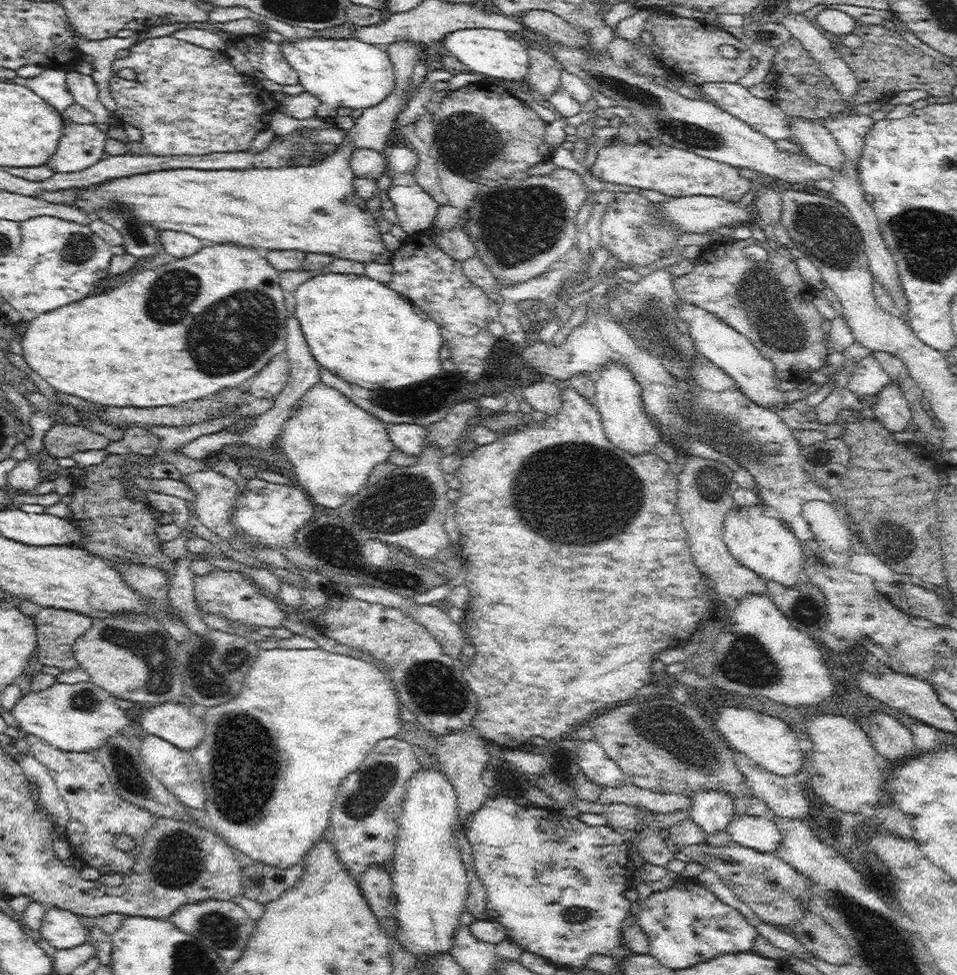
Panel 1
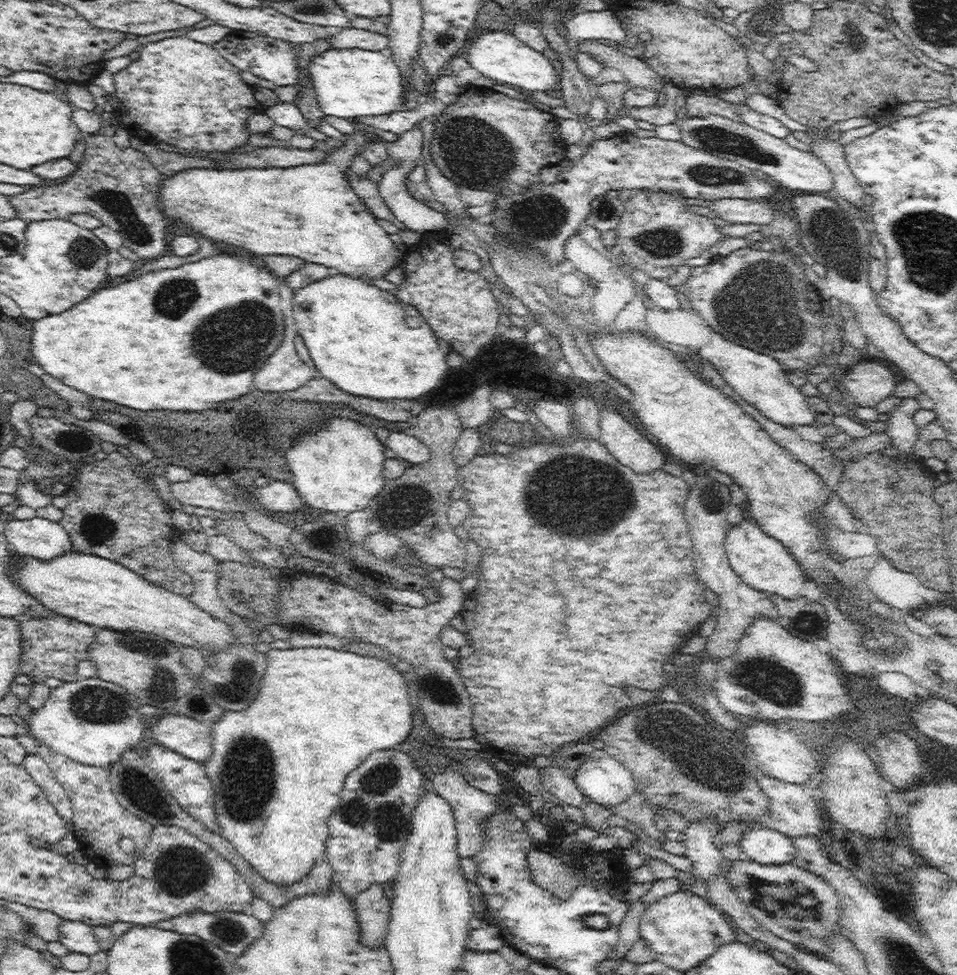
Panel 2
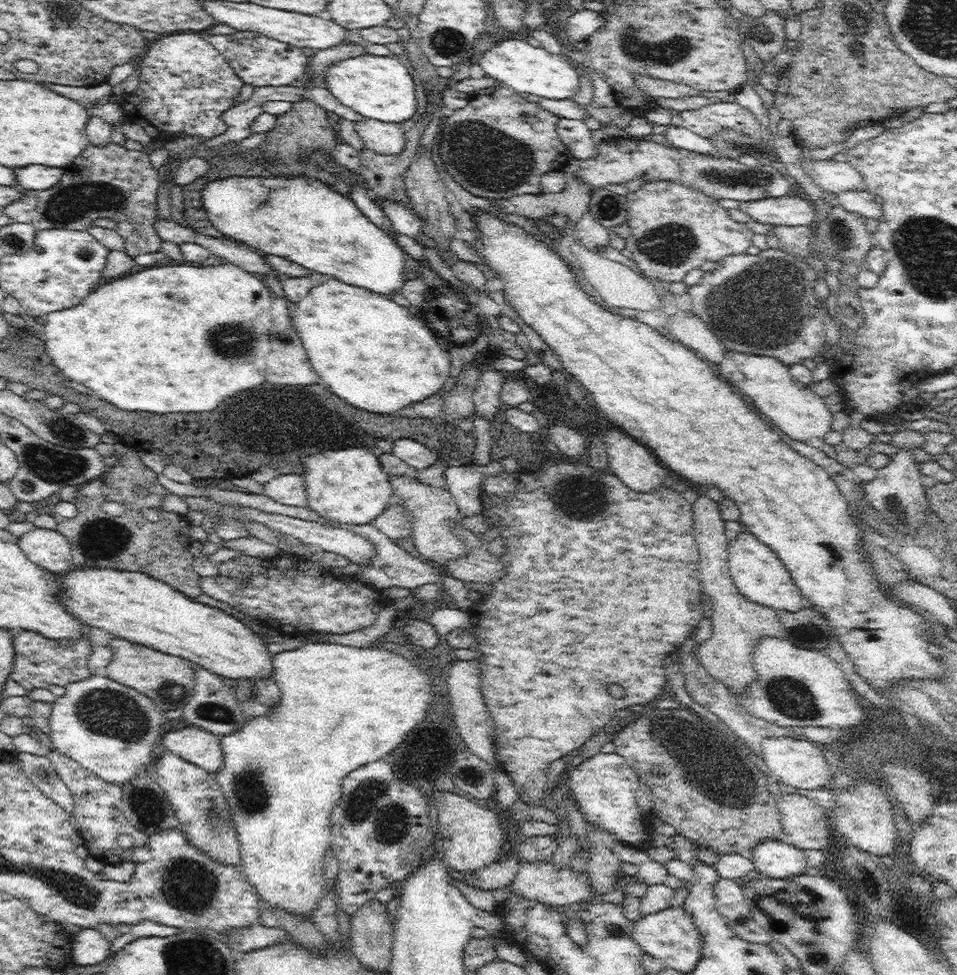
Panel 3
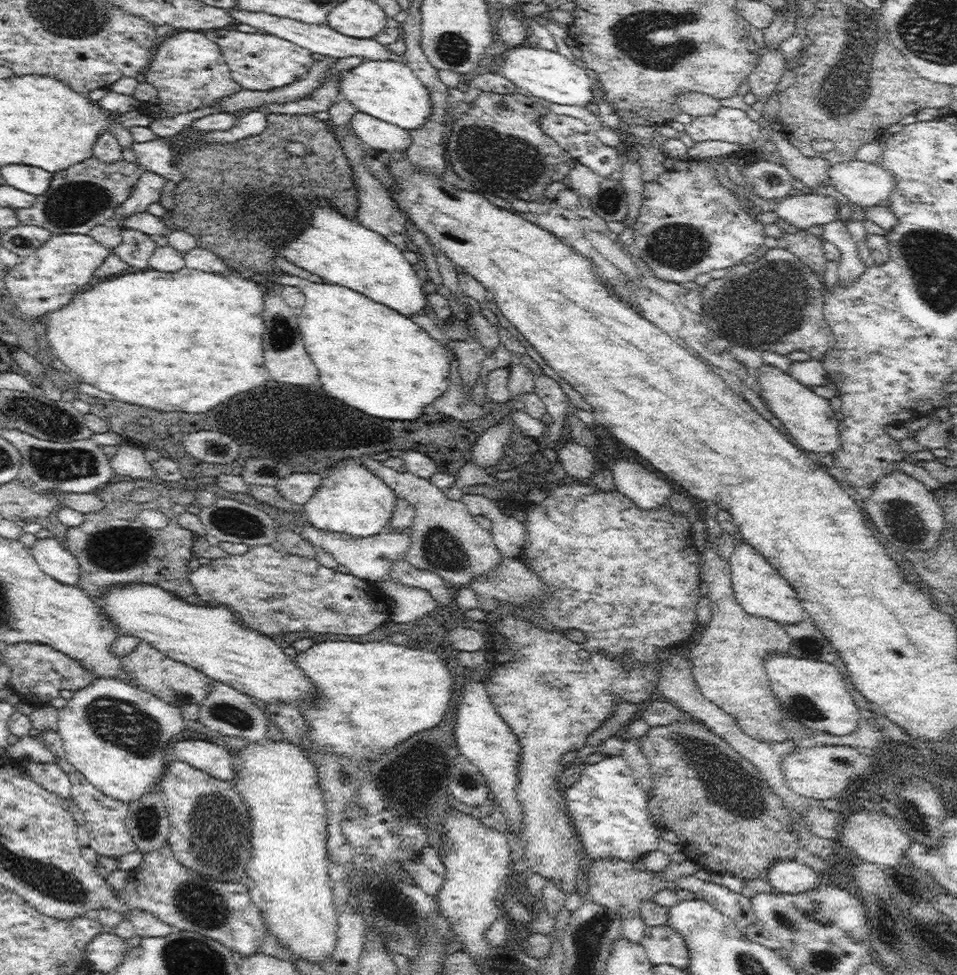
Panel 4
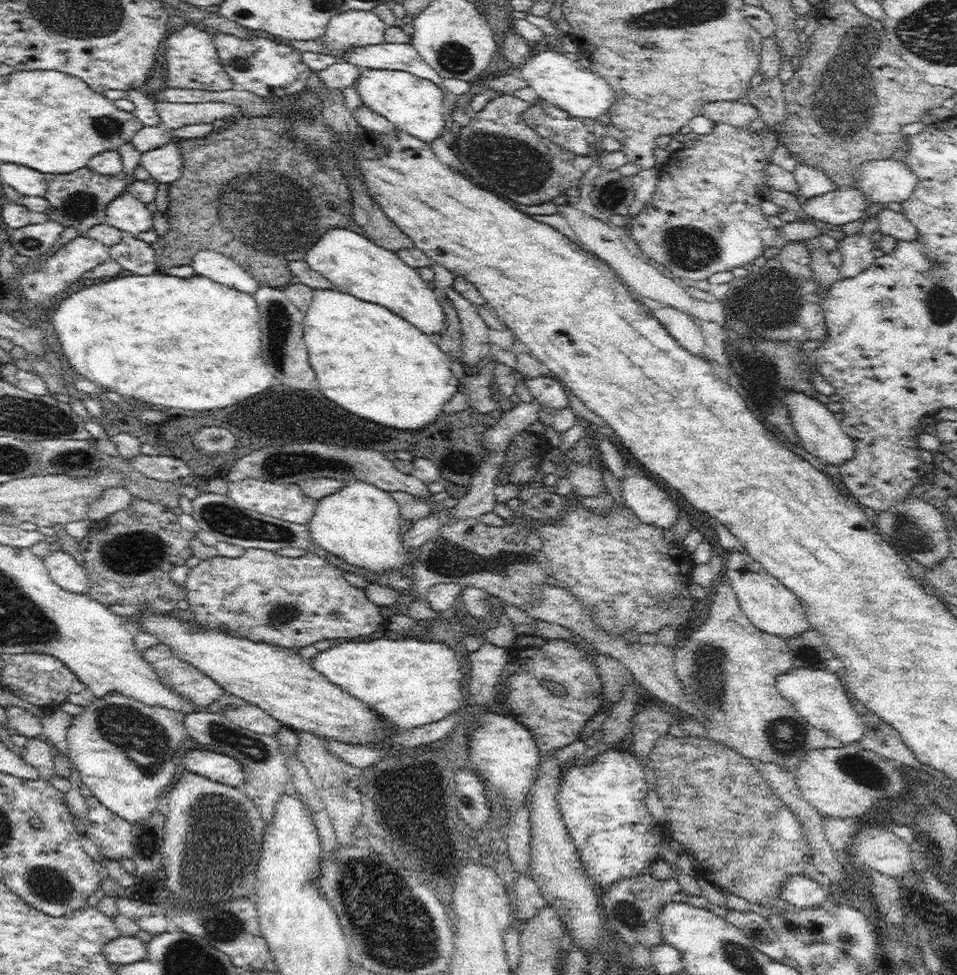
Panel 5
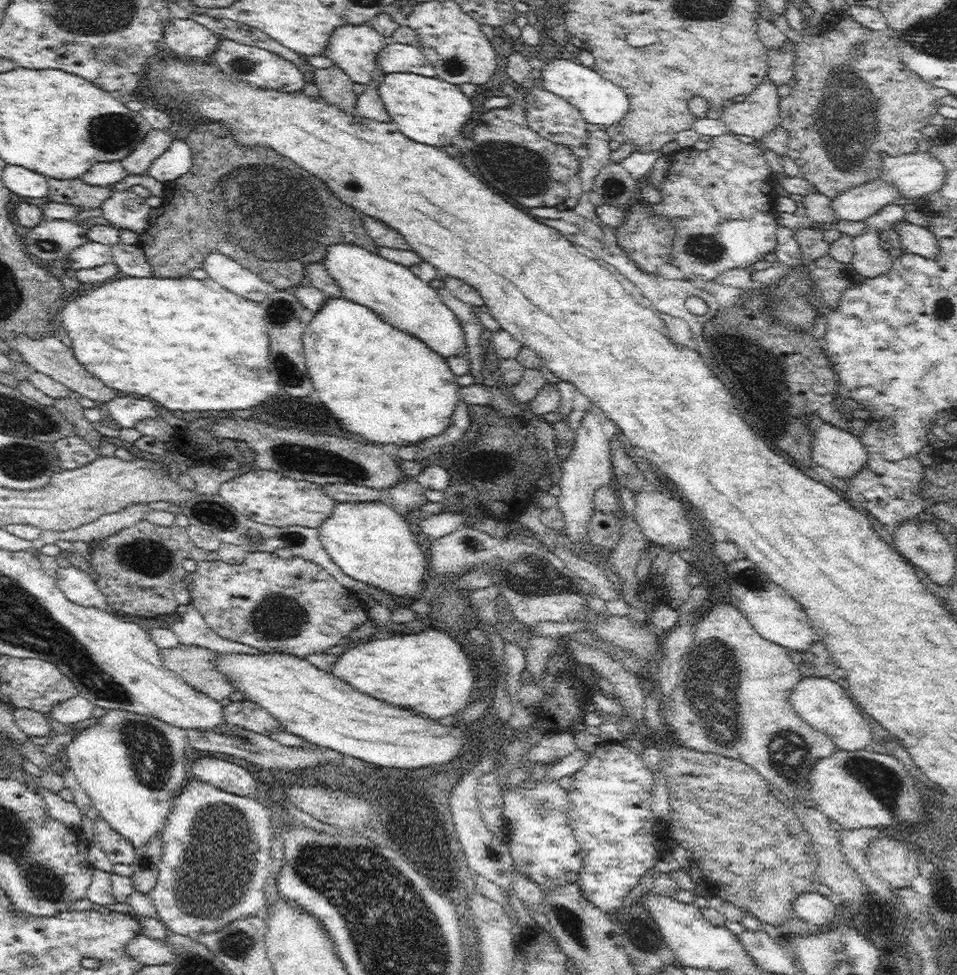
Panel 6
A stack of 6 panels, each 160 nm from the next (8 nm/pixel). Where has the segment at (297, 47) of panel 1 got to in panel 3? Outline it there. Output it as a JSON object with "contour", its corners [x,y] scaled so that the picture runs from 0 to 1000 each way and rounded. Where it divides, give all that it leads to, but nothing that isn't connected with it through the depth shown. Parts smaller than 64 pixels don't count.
{"contour":[[[379,55],[354,62],[342,70],[339,88],[352,105],[371,113],[381,121],[399,125],[427,125],[436,111],[433,79],[417,61]]]}

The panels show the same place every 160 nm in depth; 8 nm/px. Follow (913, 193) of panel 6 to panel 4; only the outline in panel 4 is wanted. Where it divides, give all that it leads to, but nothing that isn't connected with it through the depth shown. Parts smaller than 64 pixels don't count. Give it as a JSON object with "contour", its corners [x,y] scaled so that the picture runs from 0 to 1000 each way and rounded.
{"contour":[[[896,163],[868,170],[865,183],[876,197],[886,203],[894,216],[928,205],[936,191],[935,181],[918,167]]]}

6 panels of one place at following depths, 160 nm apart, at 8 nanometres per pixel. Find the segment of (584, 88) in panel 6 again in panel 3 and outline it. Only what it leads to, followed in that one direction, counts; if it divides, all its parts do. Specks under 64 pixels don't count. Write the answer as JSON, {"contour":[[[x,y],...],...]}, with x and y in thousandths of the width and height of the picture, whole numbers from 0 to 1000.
{"contour":[[[548,37],[526,39],[508,52],[501,62],[507,78],[526,84],[539,94],[552,94],[577,103],[598,102],[604,96],[606,75],[589,56],[579,56],[568,48],[558,48]]]}

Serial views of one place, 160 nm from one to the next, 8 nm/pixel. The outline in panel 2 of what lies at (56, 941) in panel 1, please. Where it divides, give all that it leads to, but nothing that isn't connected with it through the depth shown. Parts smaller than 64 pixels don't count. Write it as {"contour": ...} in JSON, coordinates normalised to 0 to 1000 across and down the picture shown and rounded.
{"contour":[[[65,944],[61,953],[61,964],[72,973],[94,981],[104,974],[98,950],[86,946]]]}

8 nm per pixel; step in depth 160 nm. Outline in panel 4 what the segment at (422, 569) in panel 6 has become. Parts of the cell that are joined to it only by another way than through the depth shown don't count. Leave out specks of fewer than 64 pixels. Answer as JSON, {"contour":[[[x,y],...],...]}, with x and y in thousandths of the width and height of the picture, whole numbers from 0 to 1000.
{"contour":[[[350,472],[343,488],[336,491],[333,502],[317,518],[317,525],[326,539],[334,544],[383,551],[406,541],[415,511],[412,504],[397,489],[385,483],[378,475],[367,473],[358,476],[351,475]]]}

